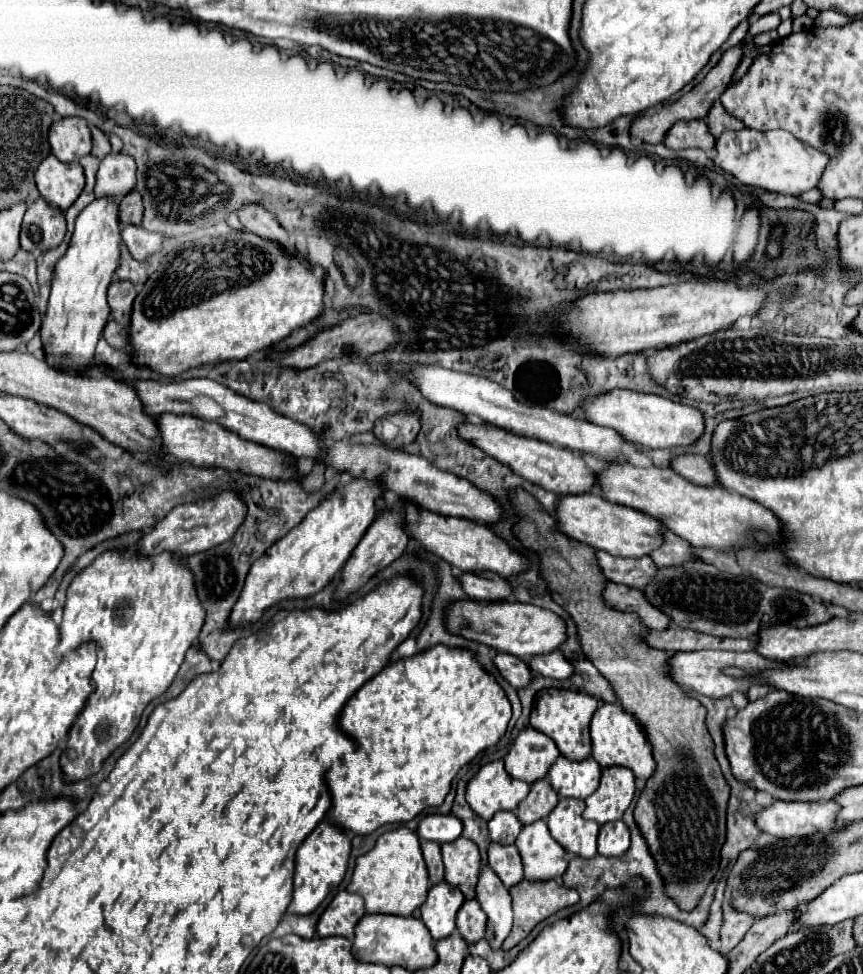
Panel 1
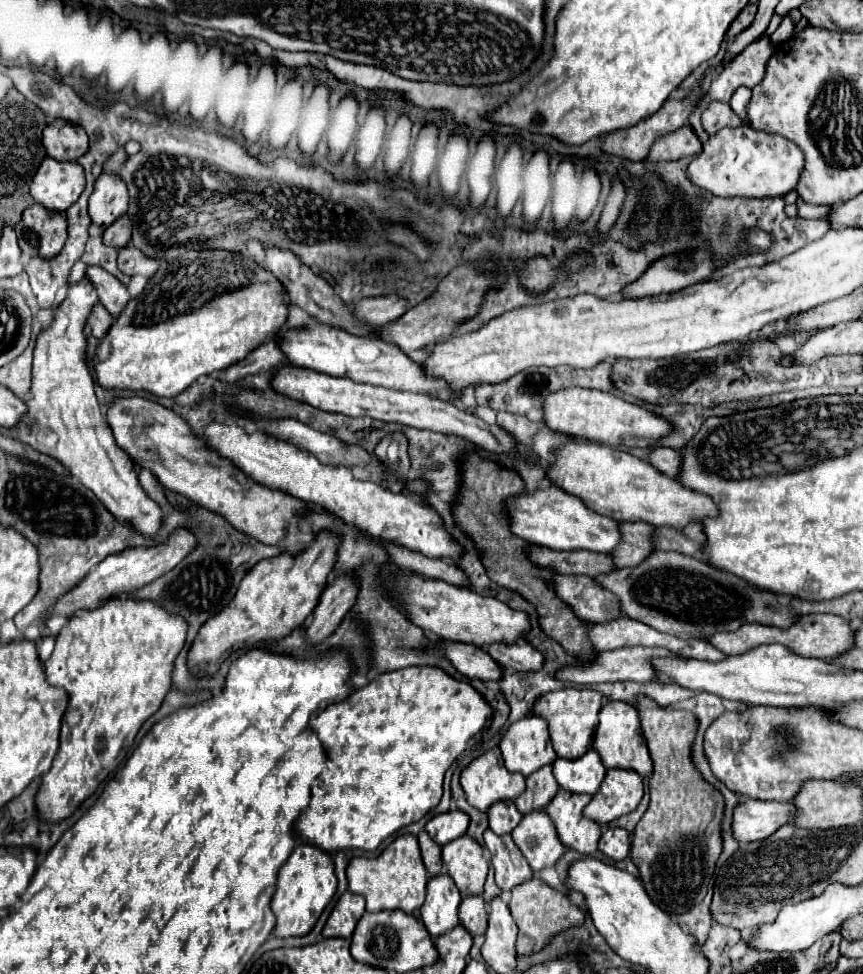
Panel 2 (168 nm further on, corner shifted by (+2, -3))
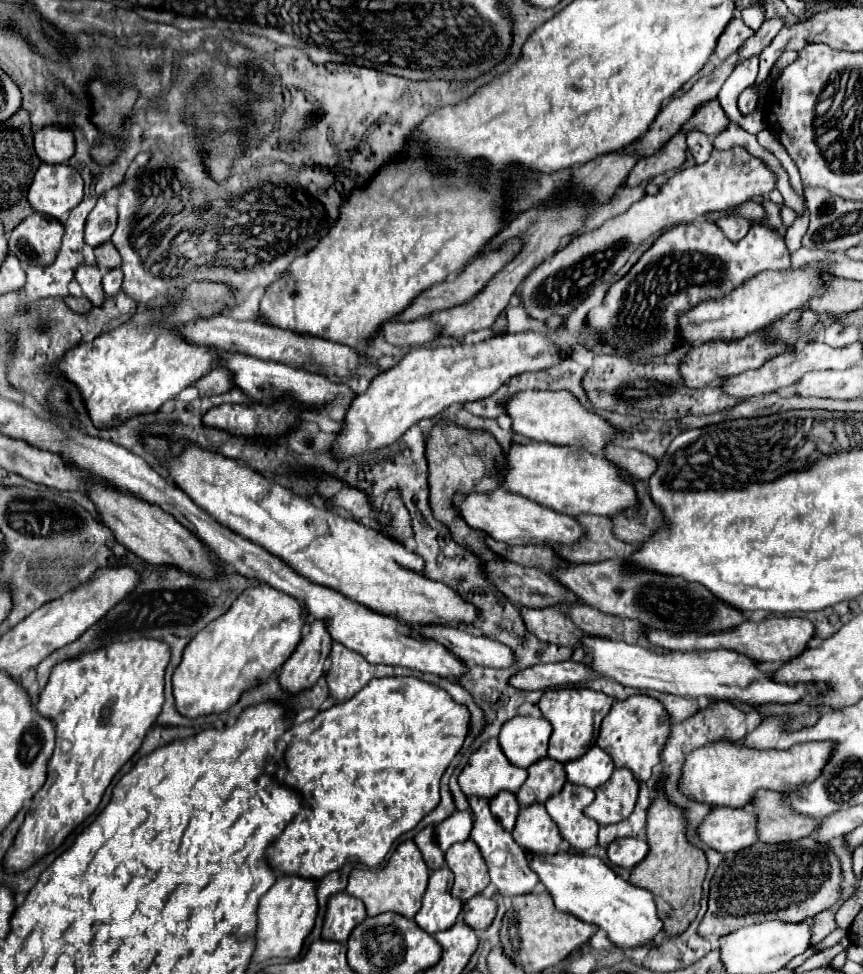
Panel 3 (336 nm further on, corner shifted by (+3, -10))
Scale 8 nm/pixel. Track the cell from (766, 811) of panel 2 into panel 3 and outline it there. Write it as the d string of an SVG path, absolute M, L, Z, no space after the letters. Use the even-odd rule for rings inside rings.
M712 808L698 826L698 838L726 854L748 848L756 840L756 814L750 808Z

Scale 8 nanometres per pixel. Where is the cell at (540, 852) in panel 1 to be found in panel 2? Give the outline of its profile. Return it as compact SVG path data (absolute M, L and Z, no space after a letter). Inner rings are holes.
M531 813L529 817L523 817L511 837L535 873L545 867L555 867L565 853L547 813Z

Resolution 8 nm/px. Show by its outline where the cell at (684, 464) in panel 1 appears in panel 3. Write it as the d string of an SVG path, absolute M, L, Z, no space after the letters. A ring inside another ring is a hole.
M608 444L604 448L604 458L616 464L618 468L622 468L624 472L632 472L632 476L640 476L640 480L648 480L648 476L652 476L652 472L656 470L656 460L652 460L650 456L644 456L638 450L620 448L616 444Z

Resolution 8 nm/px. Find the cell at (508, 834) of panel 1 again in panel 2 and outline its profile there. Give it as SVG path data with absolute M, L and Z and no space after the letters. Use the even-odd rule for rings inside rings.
M499 801L497 805L493 805L493 809L489 809L487 815L489 815L489 829L497 835L511 833L513 821L517 825L523 819L521 813L517 813L513 801Z

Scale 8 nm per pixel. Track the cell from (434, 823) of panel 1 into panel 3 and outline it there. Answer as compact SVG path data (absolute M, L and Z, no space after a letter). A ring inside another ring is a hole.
M454 812L444 822L436 826L436 836L440 848L446 852L452 844L464 842L470 838L472 832L472 814L470 812Z

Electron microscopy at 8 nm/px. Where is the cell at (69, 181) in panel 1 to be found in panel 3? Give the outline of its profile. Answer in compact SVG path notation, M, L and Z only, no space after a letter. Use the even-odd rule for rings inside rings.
M40 164L28 188L30 206L46 216L62 218L82 200L82 176L68 164Z

